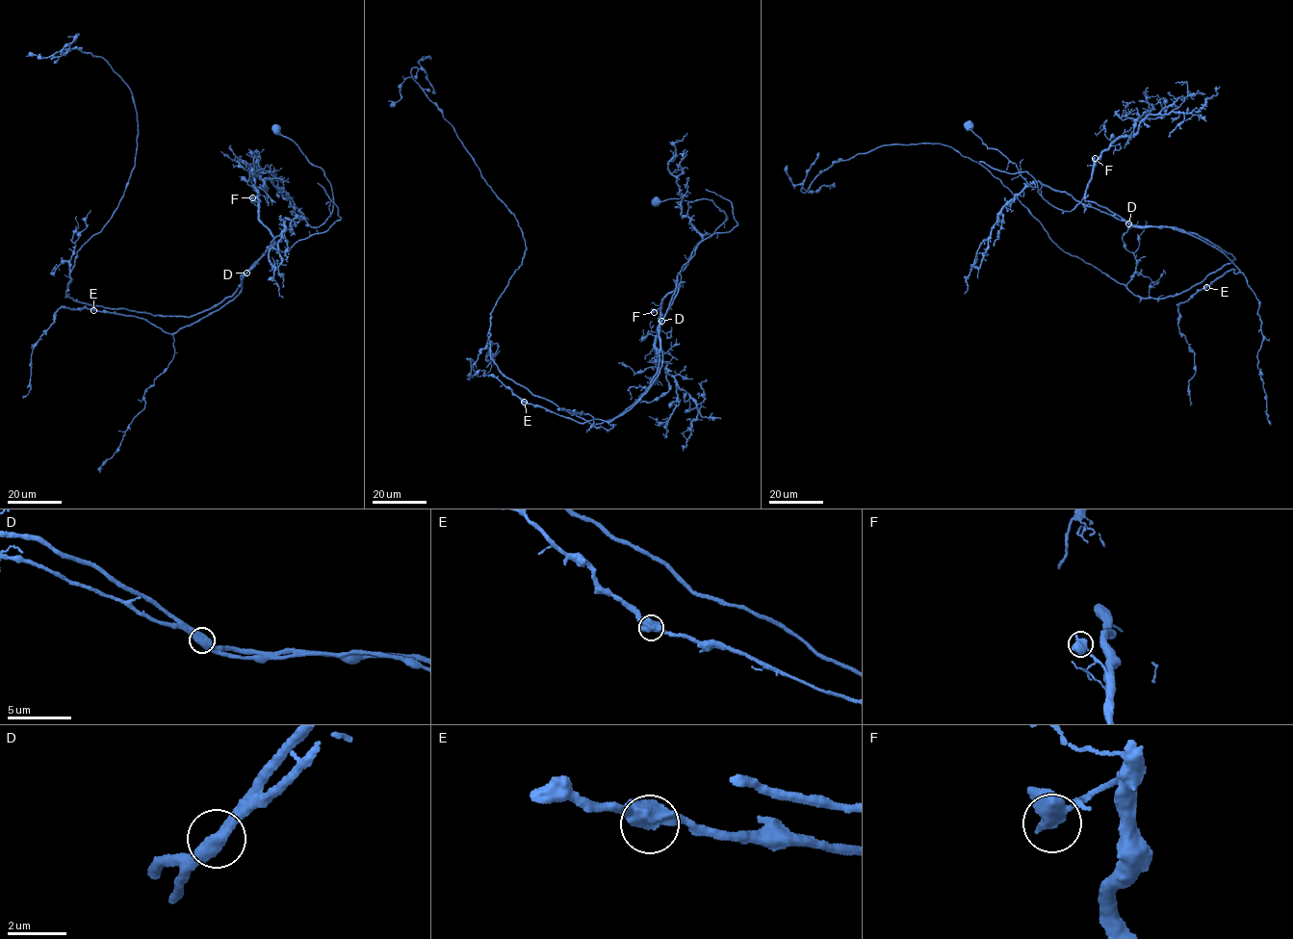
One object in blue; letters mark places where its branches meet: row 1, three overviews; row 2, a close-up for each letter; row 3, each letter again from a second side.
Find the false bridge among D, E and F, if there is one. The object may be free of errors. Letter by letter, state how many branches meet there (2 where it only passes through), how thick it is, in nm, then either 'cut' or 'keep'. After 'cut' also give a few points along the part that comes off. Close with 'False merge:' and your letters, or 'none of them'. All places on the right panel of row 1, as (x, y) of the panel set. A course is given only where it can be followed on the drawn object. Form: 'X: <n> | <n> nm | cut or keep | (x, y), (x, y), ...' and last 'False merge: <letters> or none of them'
D: 2 | 550 nm | cut | (1129, 223), (1188, 233), (1215, 247), (1239, 271), (1230, 270), (1177, 306), (1178, 331), (1194, 352), (1190, 405)
E: 2 | 550 nm | keep
F: 2 | 550 nm | keep
False merge: D

